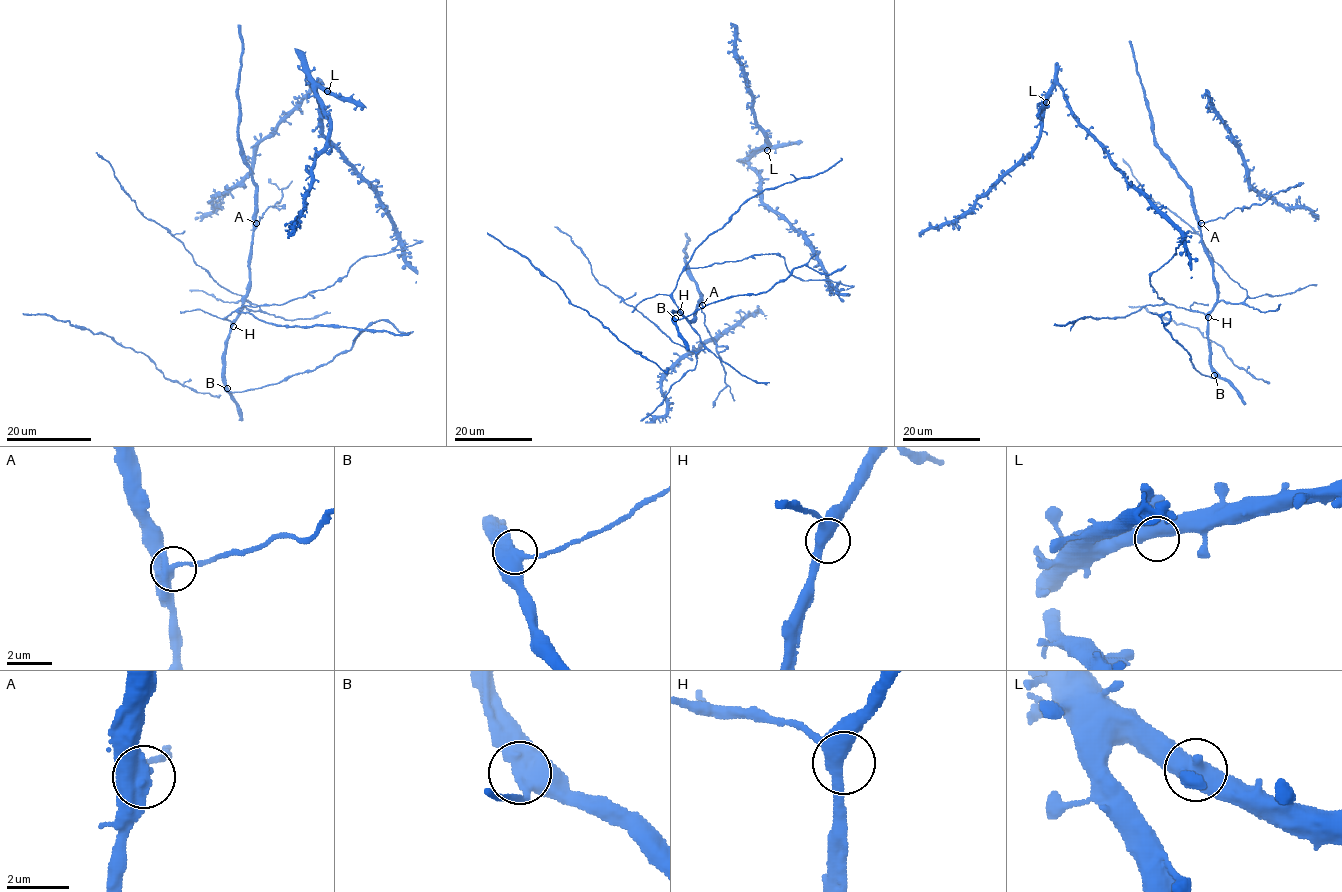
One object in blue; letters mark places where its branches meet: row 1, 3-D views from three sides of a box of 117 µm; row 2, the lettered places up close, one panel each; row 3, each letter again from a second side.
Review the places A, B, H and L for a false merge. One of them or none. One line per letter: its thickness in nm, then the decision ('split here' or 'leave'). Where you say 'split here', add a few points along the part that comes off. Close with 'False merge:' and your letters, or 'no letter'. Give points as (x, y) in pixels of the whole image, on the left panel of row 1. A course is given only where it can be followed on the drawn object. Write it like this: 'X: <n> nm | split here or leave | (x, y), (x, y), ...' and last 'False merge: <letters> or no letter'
A: 420 nm | split here | (256, 223), (282, 197), (283, 188), (279, 189), (268, 179)
B: 460 nm | leave
H: 400 nm | leave
L: 440 nm | leave
False merge: A

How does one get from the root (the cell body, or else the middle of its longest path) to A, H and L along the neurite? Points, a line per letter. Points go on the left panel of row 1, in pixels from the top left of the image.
A: (343, 277), (323, 289), (282, 304), (242, 305), (224, 318), (232, 321), (241, 309), (256, 223)
H: (343, 277), (323, 289), (311, 290), (282, 304), (242, 305), (224, 318), (233, 326)
L: (343, 277), (363, 257), (402, 250), (404, 247), (375, 191), (323, 134), (322, 107), (308, 72), (327, 91)

